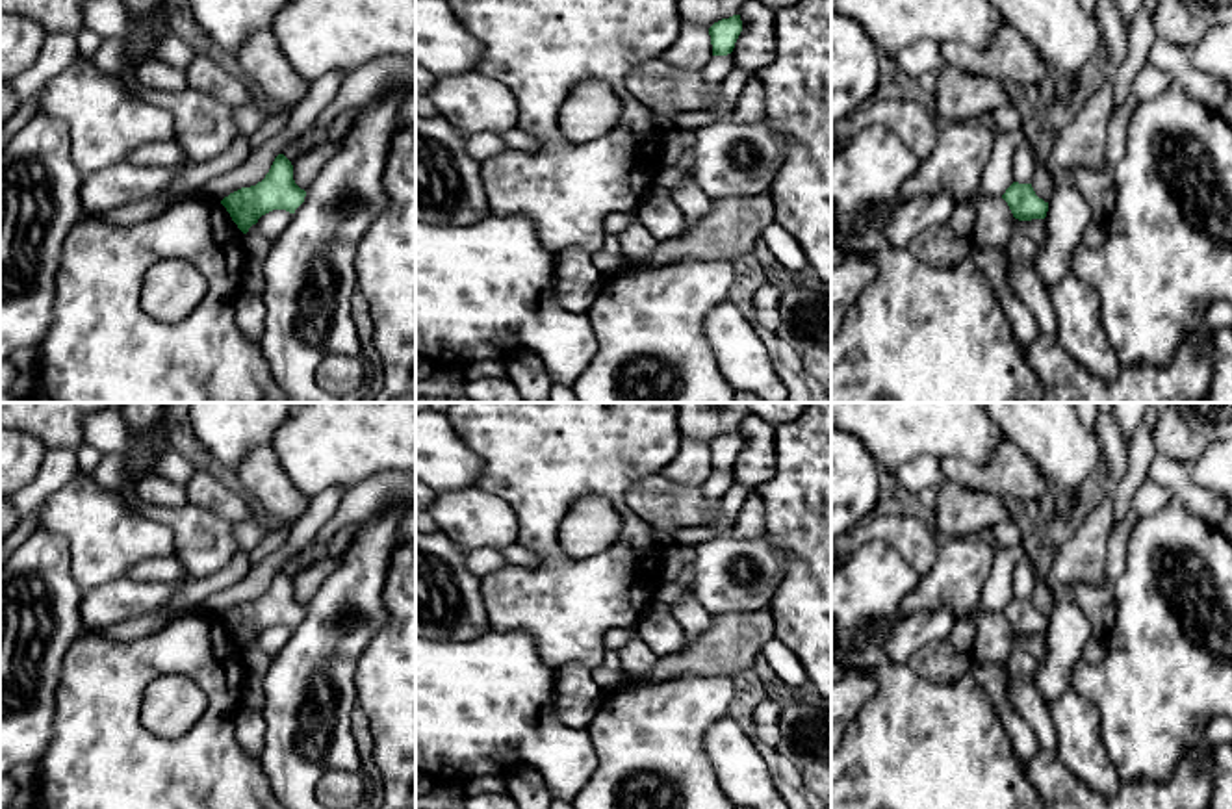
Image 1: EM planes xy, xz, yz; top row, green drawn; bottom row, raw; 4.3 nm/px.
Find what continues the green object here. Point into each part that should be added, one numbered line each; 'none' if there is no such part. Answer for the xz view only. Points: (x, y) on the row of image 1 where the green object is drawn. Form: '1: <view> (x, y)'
none

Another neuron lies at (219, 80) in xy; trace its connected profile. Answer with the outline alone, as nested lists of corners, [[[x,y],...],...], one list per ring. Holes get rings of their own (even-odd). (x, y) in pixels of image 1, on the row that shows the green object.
[[[197,54],[186,69],[186,76],[189,87],[230,109],[252,104],[249,80],[230,63],[219,63],[204,54]]]

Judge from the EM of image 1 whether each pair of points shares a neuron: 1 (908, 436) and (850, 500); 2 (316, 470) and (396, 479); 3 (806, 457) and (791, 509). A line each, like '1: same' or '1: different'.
1: different
2: different
3: same

